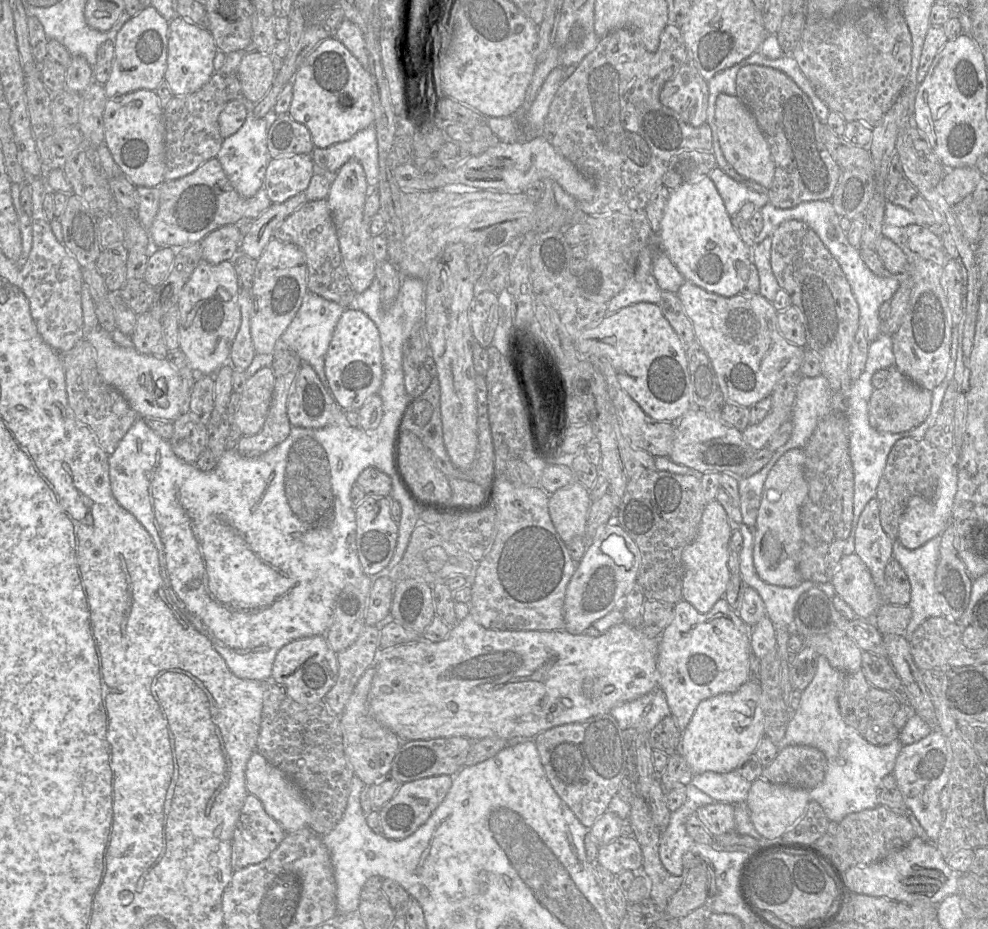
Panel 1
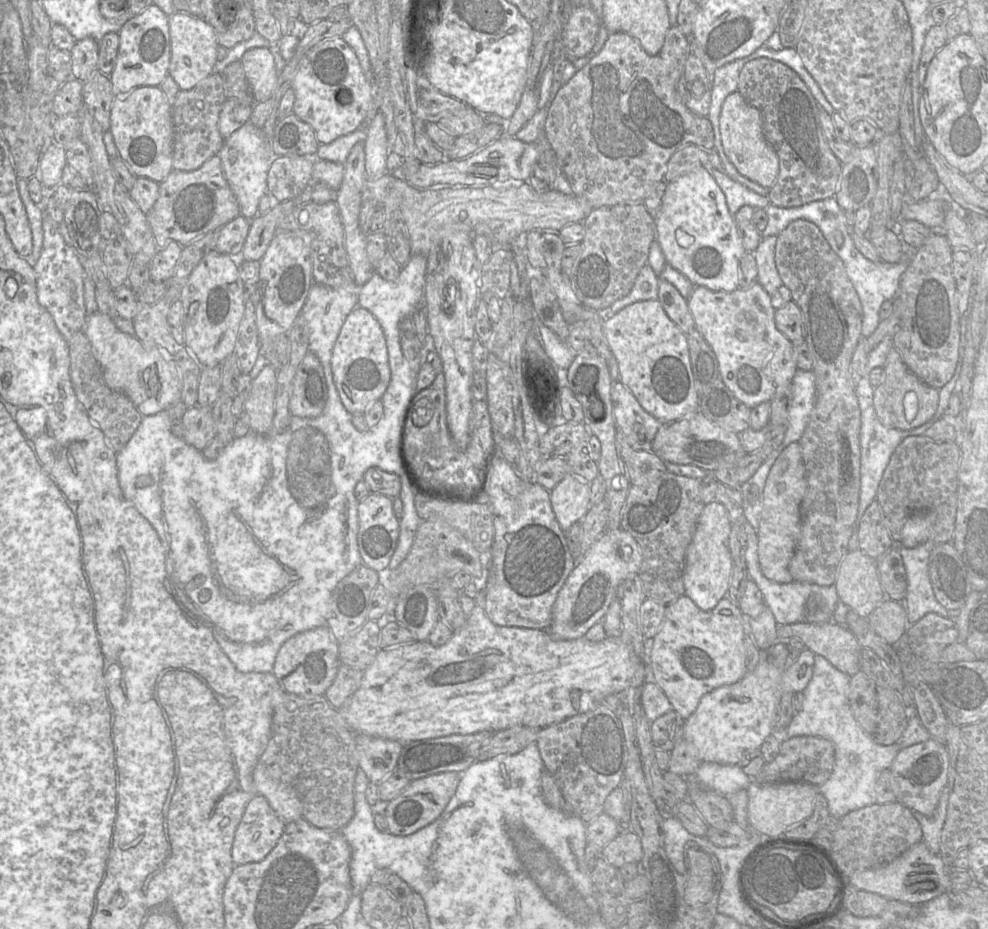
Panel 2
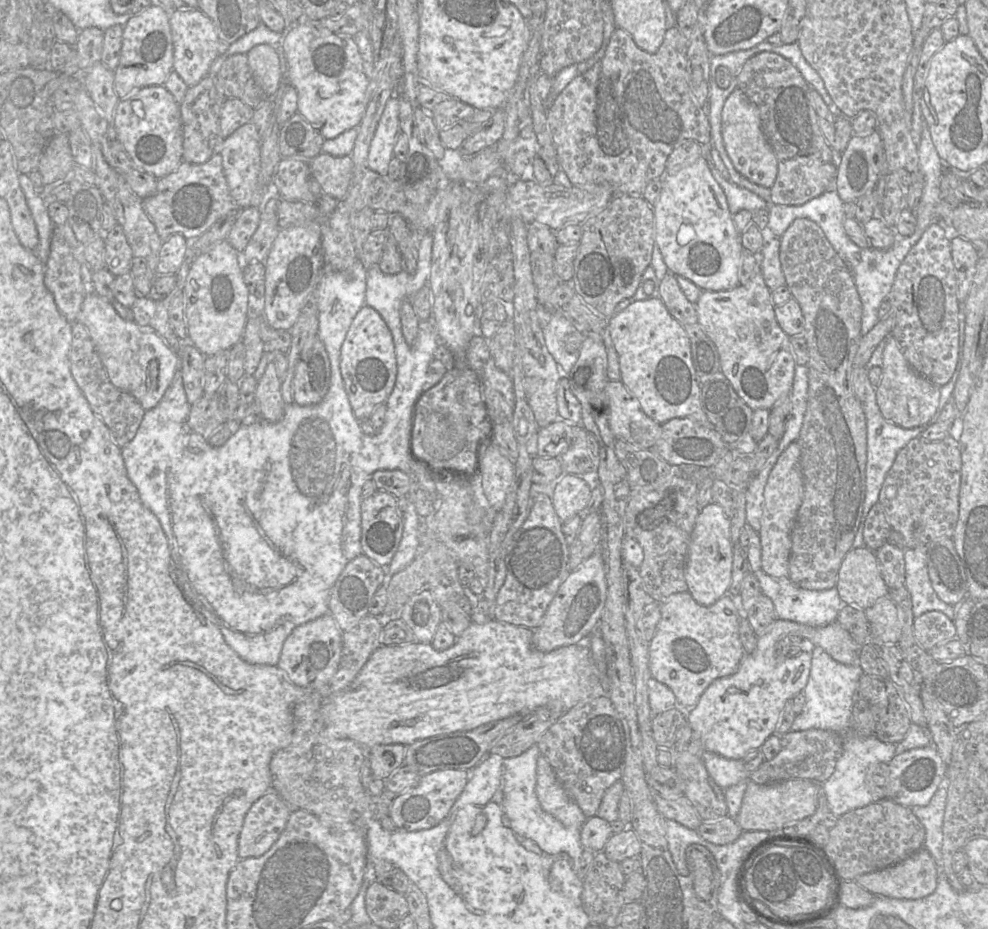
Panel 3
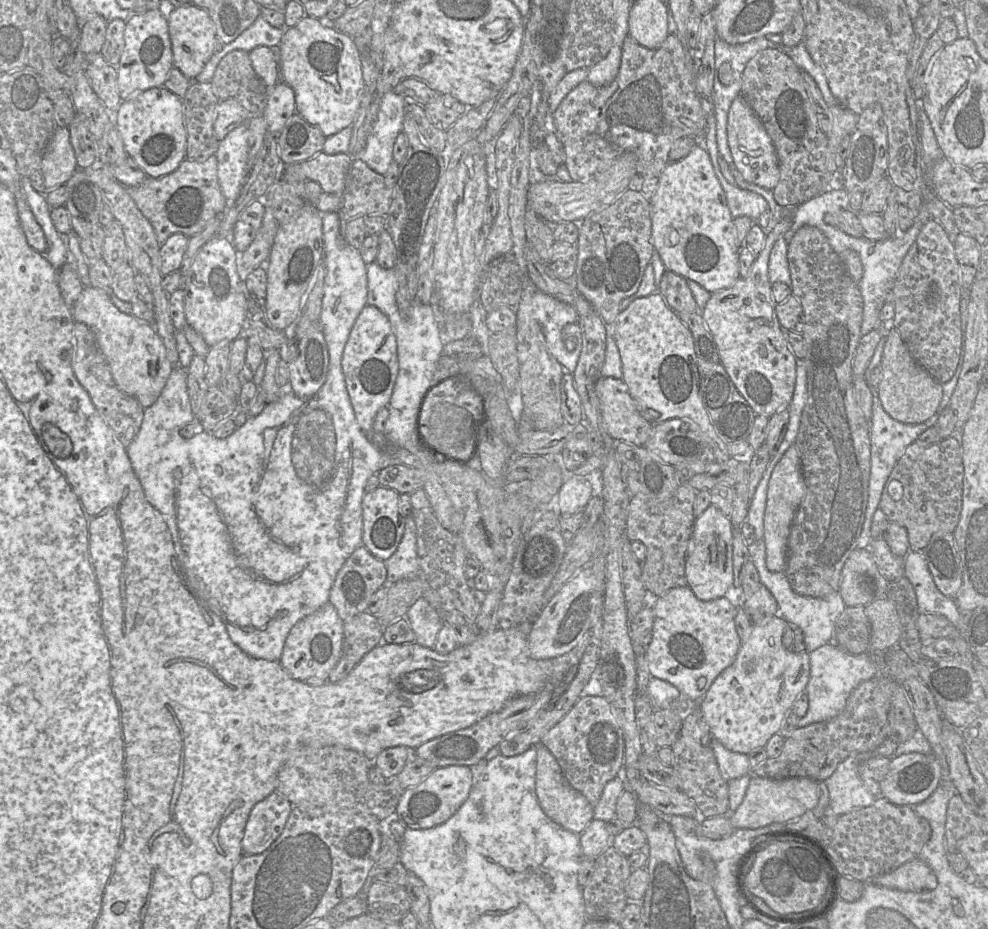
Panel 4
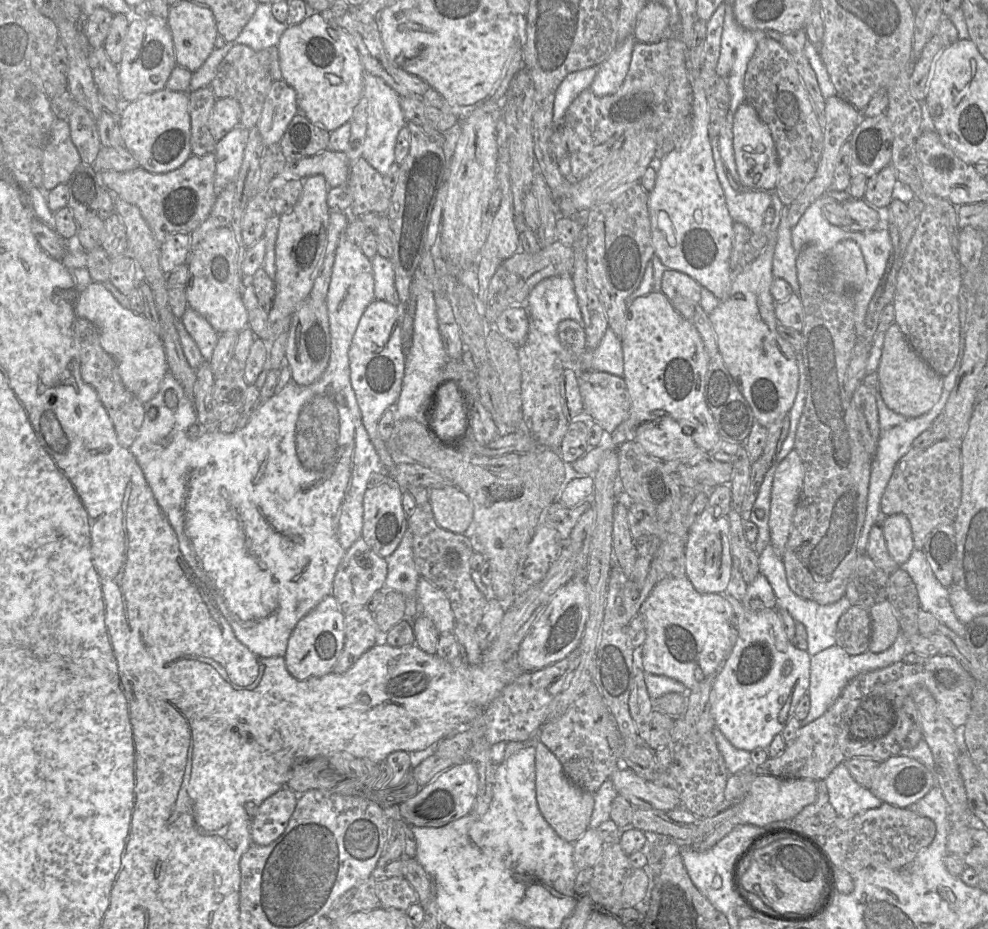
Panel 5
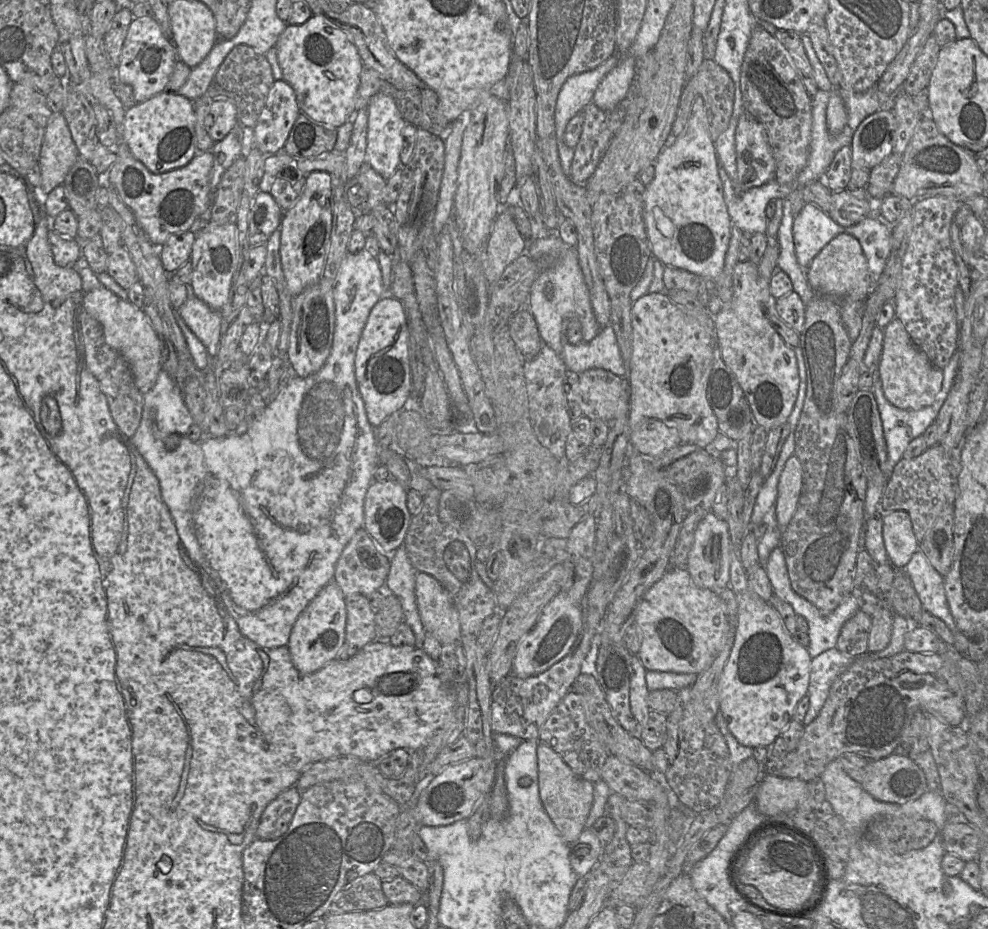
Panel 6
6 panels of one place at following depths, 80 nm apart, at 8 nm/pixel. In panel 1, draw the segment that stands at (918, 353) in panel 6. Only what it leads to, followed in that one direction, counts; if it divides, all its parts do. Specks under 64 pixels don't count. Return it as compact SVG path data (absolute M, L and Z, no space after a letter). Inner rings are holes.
M895 366L889 368L884 385L874 388L868 403L870 425L879 432L901 433L909 431L926 420L930 413L932 392L918 386Z

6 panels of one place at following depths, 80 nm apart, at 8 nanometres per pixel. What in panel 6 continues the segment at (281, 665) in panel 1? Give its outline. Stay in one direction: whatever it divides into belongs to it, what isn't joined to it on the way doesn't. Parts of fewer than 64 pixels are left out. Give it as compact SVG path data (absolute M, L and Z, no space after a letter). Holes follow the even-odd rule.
M332 580L301 612L286 645L292 663L300 673L314 673L337 658L345 641L346 621L346 597L338 584Z

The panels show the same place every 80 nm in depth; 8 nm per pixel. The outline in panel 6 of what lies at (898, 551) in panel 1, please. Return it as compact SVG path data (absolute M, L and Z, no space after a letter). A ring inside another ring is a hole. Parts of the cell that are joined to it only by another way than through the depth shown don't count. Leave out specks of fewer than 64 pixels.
M920 548L914 552L903 569L908 573L912 581L922 608L941 619L946 626L949 626L949 628L952 628L966 638L965 633L957 628L950 612L943 576L933 568Z

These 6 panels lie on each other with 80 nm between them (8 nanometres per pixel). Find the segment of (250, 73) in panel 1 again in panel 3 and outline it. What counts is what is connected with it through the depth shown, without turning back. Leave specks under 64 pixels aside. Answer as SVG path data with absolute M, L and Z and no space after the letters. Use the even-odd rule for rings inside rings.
M259 44L247 53L252 75L265 98L272 97L283 82L280 61L272 46Z

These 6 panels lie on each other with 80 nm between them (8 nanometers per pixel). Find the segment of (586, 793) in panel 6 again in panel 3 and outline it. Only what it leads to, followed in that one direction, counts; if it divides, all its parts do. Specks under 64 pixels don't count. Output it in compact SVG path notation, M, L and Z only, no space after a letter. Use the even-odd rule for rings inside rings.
M540 753L537 761L536 794L543 810L570 829L581 829L587 817L569 796L547 758Z

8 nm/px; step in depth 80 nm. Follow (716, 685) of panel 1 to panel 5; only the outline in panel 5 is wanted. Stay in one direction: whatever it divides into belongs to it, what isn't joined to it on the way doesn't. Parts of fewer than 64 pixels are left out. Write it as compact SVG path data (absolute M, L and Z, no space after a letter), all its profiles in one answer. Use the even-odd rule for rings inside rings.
M687 576L659 581L643 602L639 613L645 619L647 633L642 645L644 671L678 680L689 690L699 684L696 674L705 677L717 675L737 639L737 628L733 625L733 609L730 602L720 593L698 592Z

